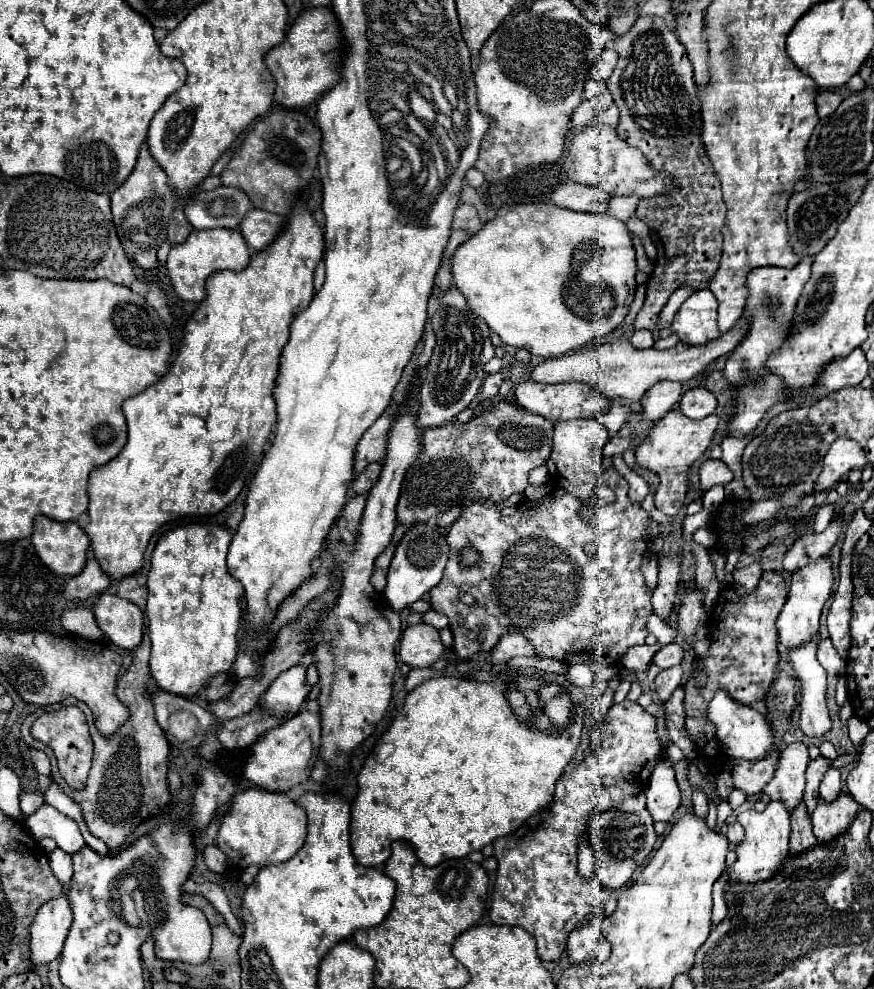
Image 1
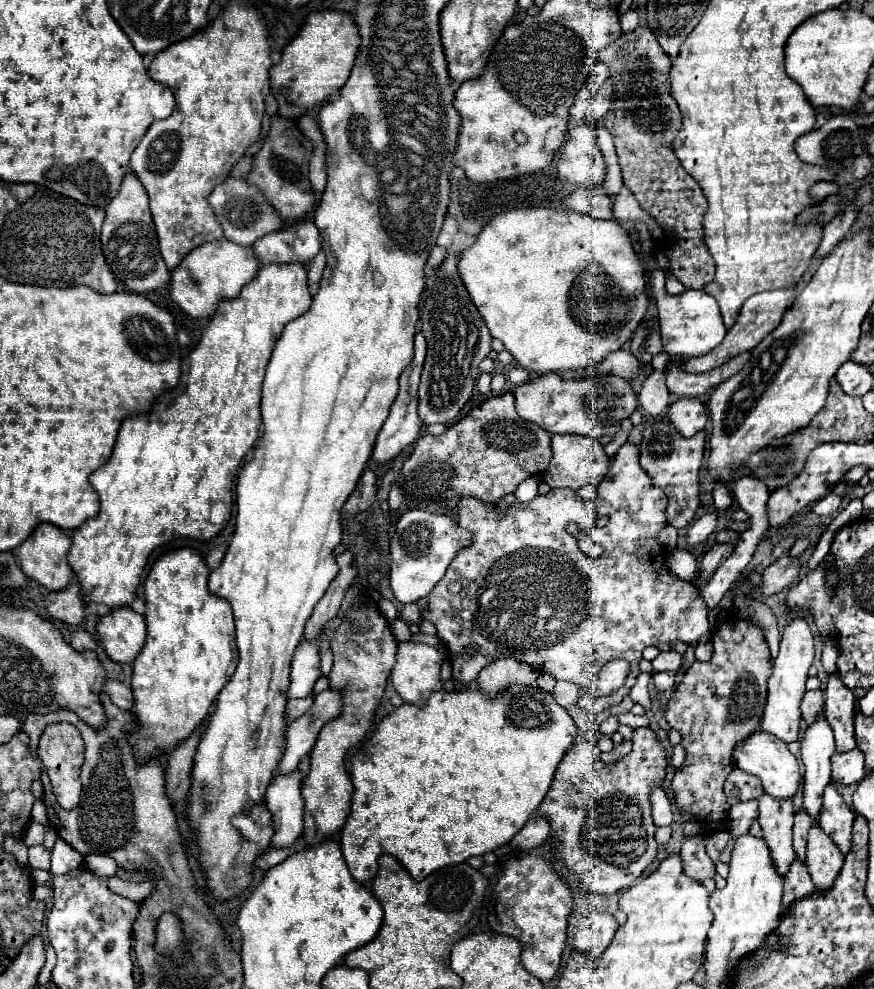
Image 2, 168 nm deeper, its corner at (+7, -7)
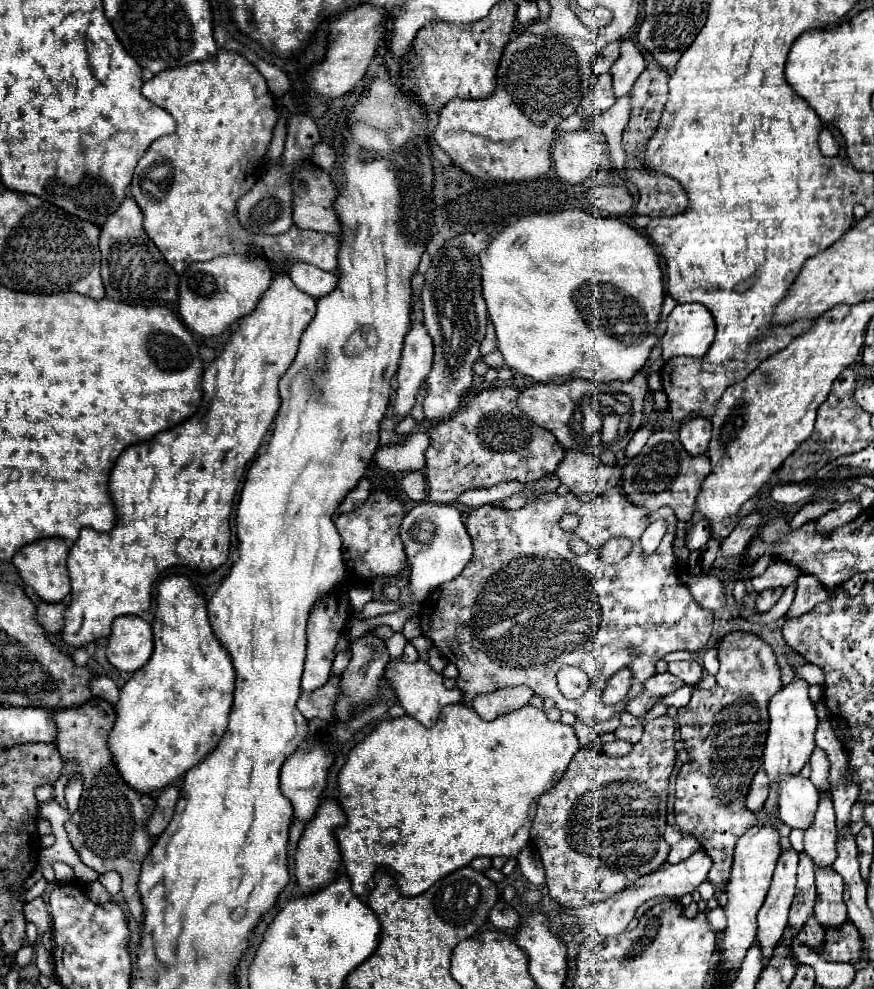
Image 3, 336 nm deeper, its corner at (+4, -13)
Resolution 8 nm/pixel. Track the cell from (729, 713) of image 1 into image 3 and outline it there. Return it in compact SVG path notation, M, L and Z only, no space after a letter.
M786 776L780 782L780 820L798 830L810 828L814 822L814 812L818 808L818 790L816 786L802 776Z

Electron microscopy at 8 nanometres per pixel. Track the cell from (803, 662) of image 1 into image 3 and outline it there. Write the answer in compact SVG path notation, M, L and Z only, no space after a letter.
M820 796L820 806L814 824L804 834L804 852L816 868L832 868L838 858L836 852L836 822L830 796Z

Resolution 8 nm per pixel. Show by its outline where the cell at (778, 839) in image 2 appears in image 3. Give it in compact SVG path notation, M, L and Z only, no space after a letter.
M784 850L778 858L768 896L758 910L756 942L762 948L762 960L768 960L772 956L788 924L788 910L796 892L796 868L798 854L794 850Z

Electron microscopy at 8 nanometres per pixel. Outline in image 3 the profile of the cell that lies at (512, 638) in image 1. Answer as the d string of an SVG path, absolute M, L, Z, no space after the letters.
M512 686L512 688L496 690L492 694L476 696L476 700L472 702L472 708L482 720L494 720L498 716L510 714L510 712L526 706L532 696L534 696L534 692L530 688Z

